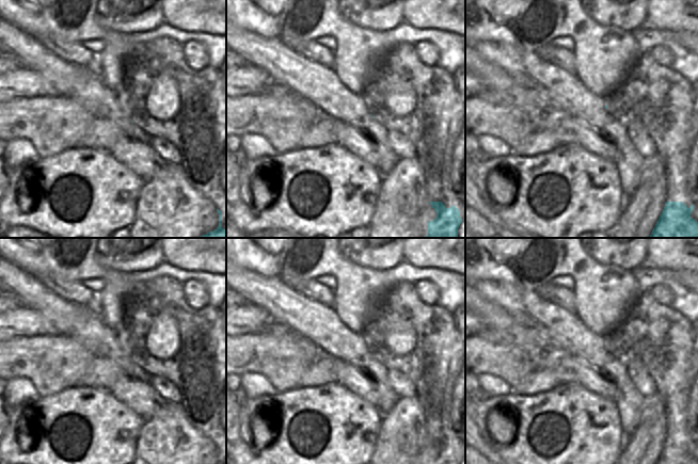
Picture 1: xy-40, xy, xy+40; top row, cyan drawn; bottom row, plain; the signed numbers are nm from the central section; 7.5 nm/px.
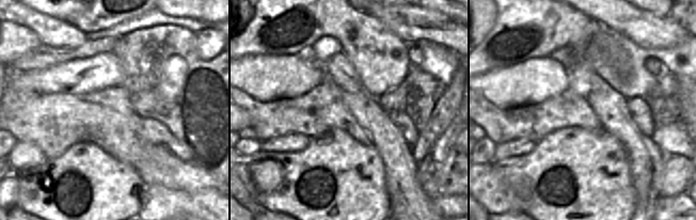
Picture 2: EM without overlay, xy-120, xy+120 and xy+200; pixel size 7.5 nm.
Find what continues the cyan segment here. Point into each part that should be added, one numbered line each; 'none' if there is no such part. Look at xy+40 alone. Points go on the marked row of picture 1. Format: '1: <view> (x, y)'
1: xy+40 (526, 68)

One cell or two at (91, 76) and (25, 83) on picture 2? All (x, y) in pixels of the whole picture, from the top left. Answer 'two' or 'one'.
one

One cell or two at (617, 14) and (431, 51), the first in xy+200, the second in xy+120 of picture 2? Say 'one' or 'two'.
two

